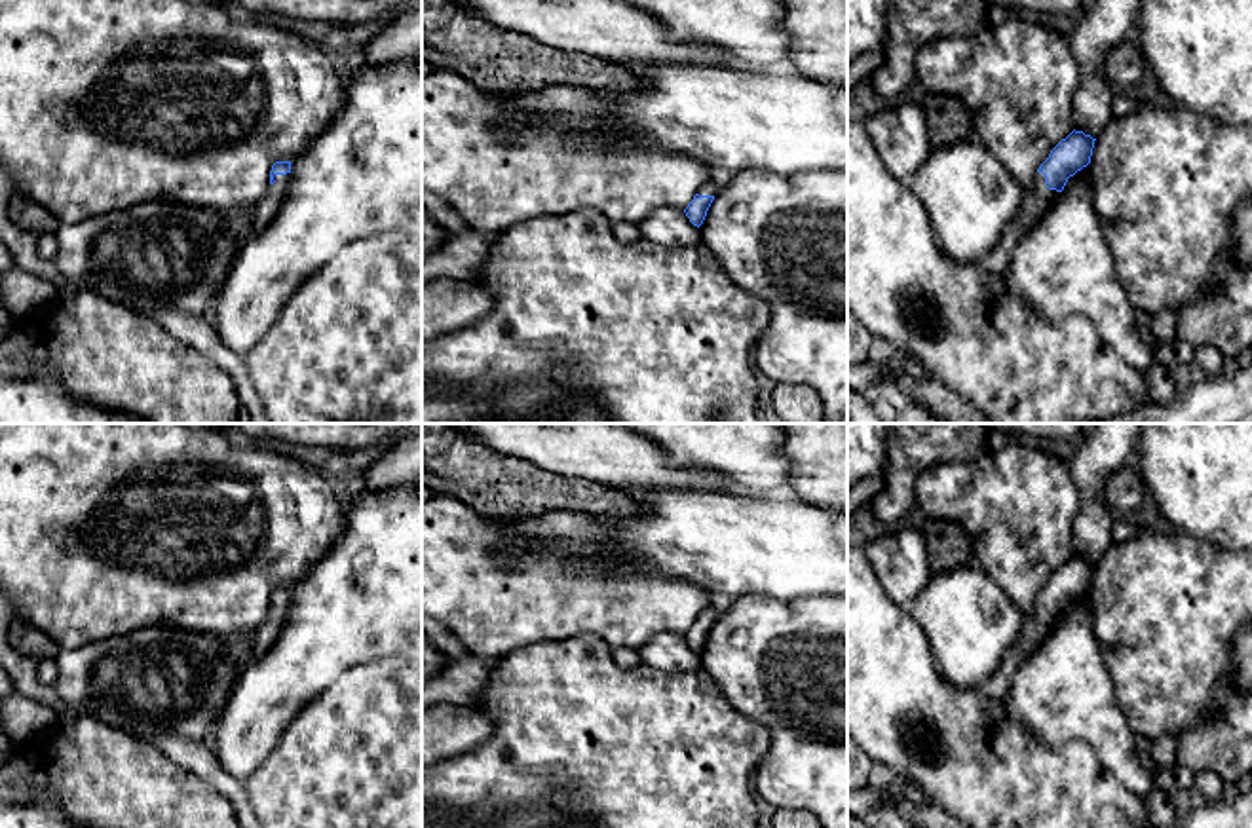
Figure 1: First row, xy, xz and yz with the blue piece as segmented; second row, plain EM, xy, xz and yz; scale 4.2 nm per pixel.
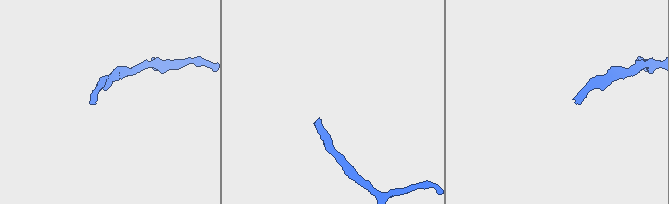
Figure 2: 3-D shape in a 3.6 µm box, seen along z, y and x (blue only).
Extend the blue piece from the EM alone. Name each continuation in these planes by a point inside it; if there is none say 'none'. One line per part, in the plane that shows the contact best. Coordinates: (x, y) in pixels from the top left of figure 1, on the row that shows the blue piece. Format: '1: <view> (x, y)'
1: yz (1036, 202)

